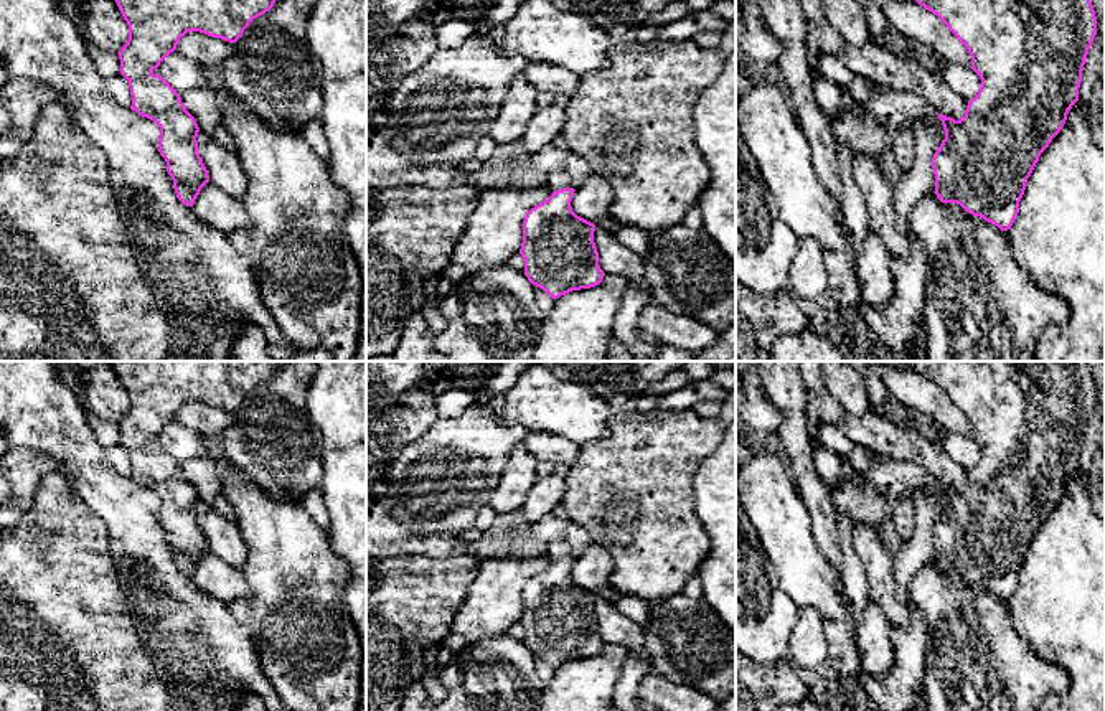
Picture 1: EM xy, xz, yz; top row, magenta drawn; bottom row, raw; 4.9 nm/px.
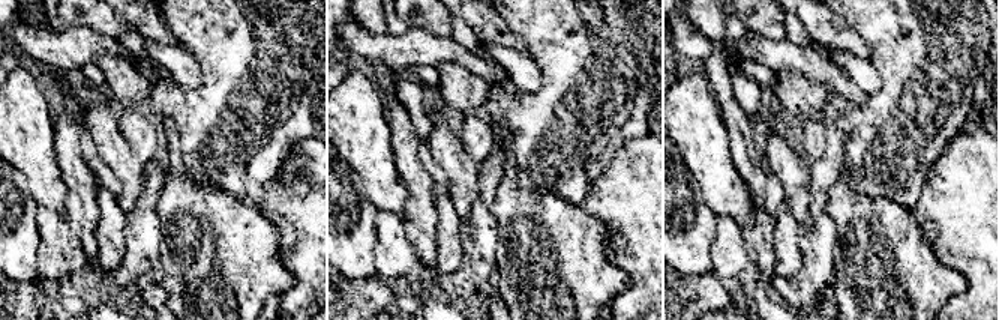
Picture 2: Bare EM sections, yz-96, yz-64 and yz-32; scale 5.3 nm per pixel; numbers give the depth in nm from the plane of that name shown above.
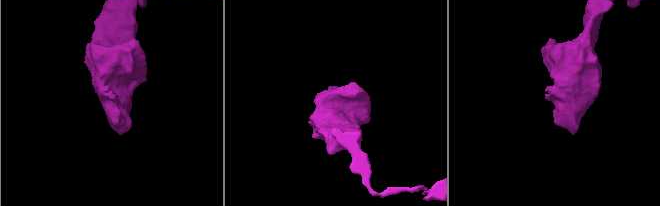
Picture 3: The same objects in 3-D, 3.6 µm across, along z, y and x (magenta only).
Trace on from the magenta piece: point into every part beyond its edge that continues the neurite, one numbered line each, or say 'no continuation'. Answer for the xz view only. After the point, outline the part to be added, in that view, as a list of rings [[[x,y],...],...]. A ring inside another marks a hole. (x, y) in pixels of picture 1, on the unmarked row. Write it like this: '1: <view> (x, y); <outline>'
1: xz (558, 550); [[[551,541],[548,546],[549,546],[548,556],[552,561],[572,556],[572,548],[566,541]]]

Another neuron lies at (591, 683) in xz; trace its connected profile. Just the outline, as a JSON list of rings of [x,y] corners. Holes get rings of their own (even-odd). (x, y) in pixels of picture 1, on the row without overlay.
[[[605,643],[595,657],[561,665],[546,683],[538,711],[612,711],[628,655],[628,650],[622,645]]]

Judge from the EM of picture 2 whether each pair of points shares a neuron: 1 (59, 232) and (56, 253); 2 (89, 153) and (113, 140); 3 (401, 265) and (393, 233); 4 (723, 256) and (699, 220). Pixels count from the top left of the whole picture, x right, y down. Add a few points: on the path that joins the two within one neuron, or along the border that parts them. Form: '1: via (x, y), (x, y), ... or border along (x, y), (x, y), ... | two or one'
1: via (57, 236), (57, 248) | one
2: border along (89, 129), (96, 155), (117, 178) | two
3: via (395, 257), (393, 241) | one
4: border along (717, 217), (710, 269) | two

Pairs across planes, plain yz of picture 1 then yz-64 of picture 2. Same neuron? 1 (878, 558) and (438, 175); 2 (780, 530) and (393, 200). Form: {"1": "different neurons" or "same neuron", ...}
{"1": "different neurons", "2": "same neuron"}

